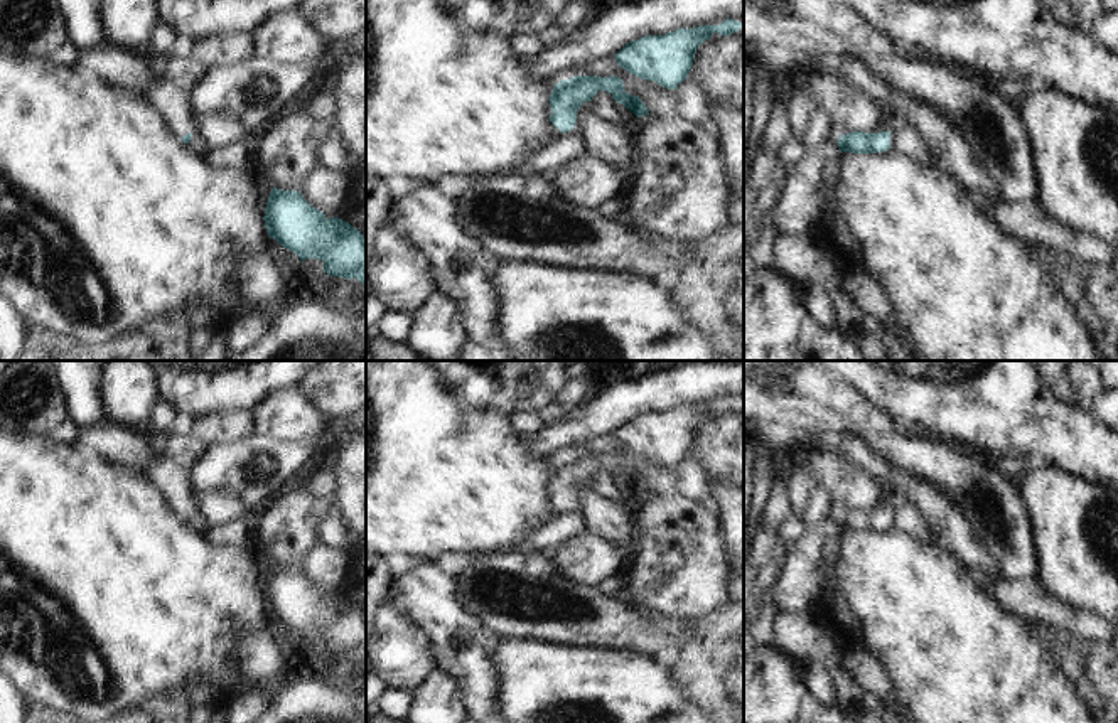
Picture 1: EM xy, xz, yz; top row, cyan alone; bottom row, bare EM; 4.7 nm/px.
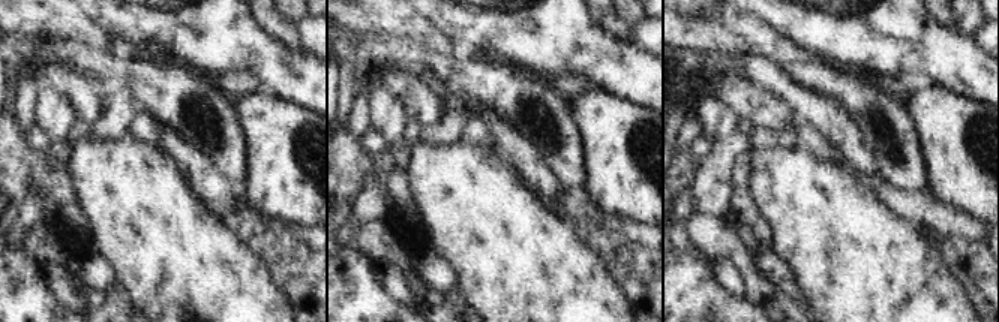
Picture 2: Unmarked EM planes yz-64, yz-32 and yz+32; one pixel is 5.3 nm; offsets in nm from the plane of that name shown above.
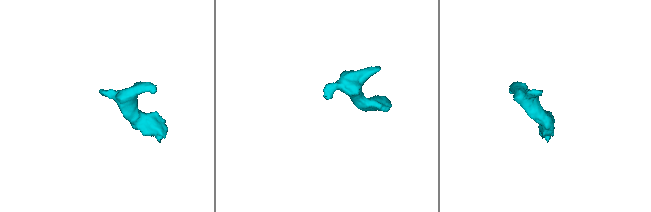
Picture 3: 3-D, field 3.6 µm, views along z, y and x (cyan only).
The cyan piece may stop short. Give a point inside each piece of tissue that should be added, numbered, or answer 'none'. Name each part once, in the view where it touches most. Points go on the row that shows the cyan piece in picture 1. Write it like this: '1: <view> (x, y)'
1: xy (174, 105)

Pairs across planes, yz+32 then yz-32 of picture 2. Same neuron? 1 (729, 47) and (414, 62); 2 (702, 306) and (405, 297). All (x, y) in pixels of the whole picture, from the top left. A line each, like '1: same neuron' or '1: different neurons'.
1: same neuron
2: different neurons

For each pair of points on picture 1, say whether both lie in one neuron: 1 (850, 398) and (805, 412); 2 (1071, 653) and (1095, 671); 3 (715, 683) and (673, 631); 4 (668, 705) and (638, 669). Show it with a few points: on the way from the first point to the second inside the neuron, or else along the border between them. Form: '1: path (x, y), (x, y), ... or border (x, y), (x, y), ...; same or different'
1: border (786, 395), (815, 400), (837, 412), (855, 430); different
2: path (1076, 656), (1090, 666); same
3: border (692, 622), (692, 631), (687, 637); different
4: path (660, 696), (641, 678); same

